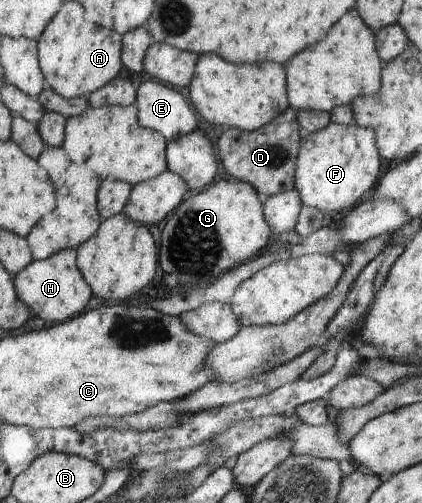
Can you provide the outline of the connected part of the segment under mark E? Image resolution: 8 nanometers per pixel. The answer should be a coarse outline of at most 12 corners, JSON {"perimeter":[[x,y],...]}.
{"perimeter":[[164,83],[137,89],[140,125],[168,142],[189,135],[197,115]]}

